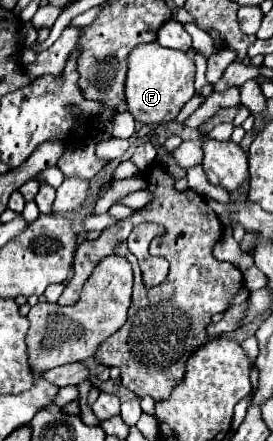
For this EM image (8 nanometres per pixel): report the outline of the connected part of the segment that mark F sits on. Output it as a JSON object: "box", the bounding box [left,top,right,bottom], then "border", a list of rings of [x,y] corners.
{"box":[124,41,196,125],"border":[[[158,41],[142,43],[134,47],[128,57],[128,75],[124,85],[128,111],[134,115],[136,121],[146,125],[158,125],[176,119],[184,103],[196,93],[194,73],[196,73],[196,65],[186,53],[166,49],[158,45]]]}

